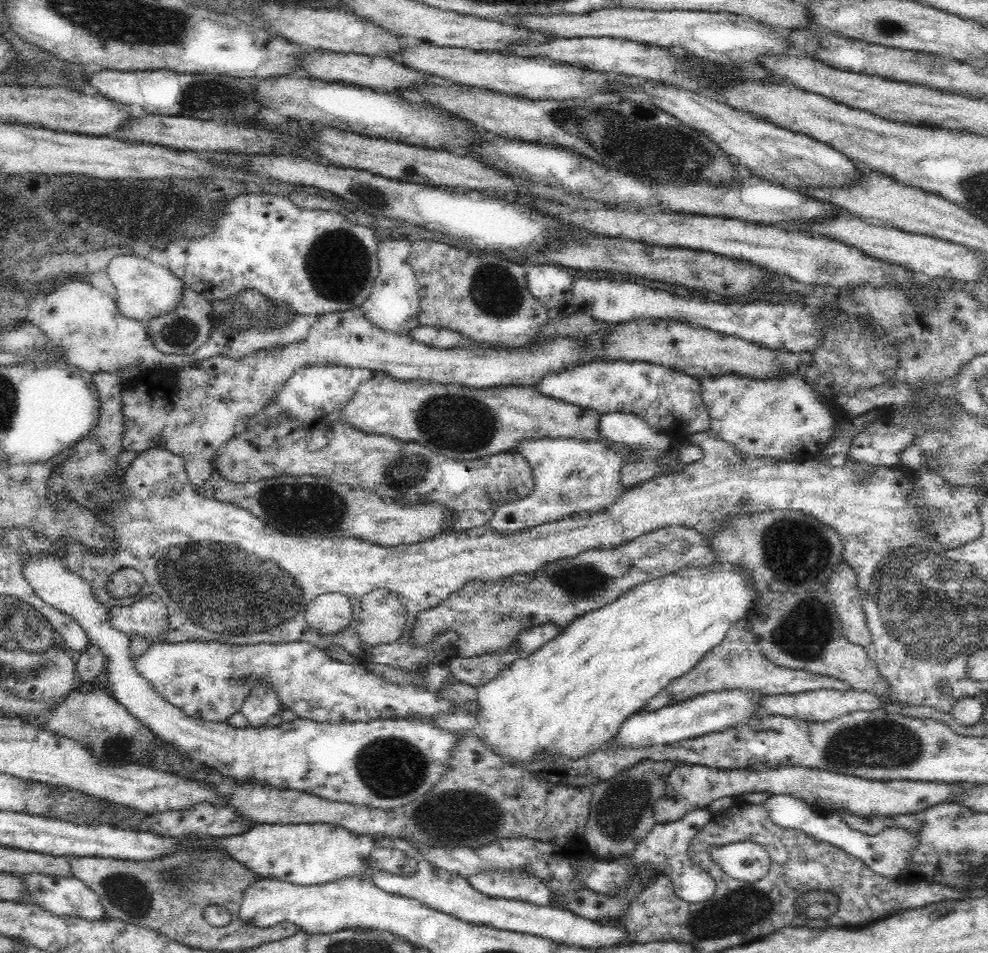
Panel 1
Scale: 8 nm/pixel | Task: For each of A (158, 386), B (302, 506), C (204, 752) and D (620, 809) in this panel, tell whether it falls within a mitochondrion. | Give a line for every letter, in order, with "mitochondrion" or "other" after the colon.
A: mitochondrion
B: mitochondrion
C: other
D: mitochondrion

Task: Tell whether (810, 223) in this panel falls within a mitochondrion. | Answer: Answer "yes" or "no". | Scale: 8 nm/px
no

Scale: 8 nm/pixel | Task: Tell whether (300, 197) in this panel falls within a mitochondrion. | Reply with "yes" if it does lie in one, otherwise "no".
no

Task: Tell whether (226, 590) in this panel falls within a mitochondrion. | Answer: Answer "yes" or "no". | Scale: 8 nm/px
yes

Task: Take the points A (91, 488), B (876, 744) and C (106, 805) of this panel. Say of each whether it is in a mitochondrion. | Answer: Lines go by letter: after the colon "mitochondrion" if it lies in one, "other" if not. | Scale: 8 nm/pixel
A: mitochondrion
B: mitochondrion
C: other

